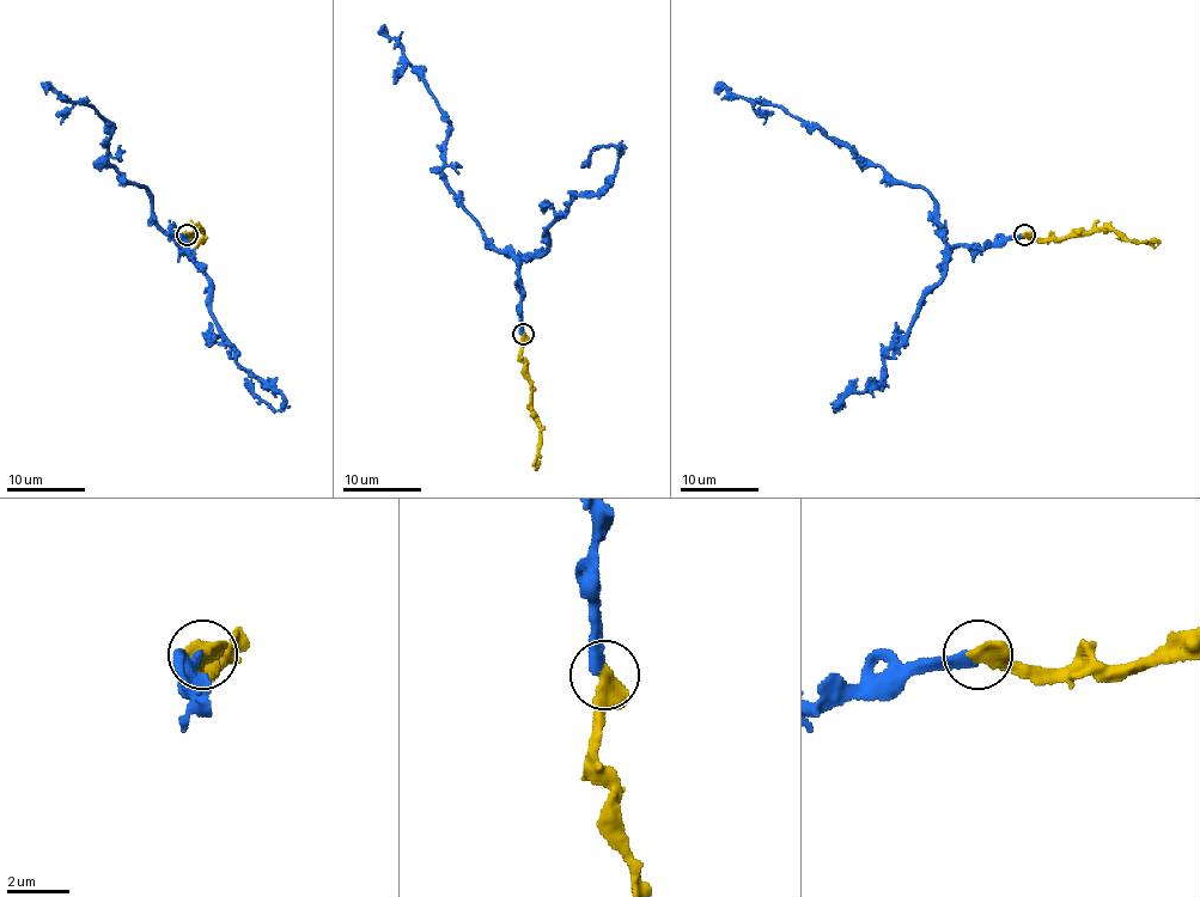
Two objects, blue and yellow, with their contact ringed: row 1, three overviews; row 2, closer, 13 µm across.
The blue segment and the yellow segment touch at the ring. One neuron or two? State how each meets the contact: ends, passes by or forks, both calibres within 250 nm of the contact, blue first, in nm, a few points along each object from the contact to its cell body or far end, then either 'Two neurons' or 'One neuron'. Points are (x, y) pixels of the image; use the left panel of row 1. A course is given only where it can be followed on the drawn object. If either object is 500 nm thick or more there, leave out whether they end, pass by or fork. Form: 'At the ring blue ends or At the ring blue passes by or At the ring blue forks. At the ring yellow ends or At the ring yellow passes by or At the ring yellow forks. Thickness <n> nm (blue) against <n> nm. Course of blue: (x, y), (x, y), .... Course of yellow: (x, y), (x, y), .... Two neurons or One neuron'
Thickness 360 nm (blue) against 550 nm. Course of blue: (186, 235), (178, 246), (157, 223), (146, 189), (105, 159), (111, 124), (90, 104), (47, 93). Course of yellow: (186, 235), (184, 238), (201, 231), (201, 240), (198, 242). One neuron

